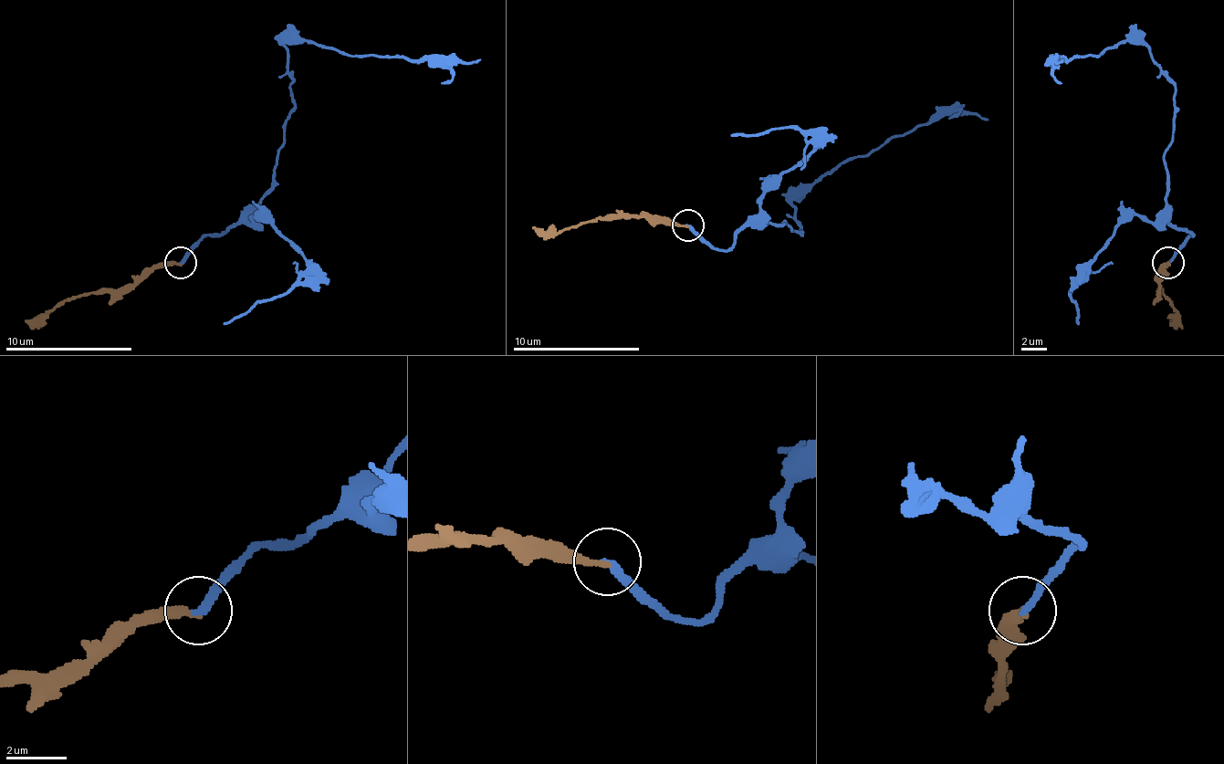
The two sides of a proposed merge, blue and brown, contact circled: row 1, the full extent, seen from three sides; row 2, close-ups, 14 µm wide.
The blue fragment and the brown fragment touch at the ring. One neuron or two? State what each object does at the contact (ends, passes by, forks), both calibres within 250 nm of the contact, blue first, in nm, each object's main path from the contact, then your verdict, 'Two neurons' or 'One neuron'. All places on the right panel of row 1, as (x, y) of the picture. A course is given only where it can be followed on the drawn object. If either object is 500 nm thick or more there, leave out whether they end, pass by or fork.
At the ring blue ends. At the ring brown ends. Thickness 280 nm (blue) against 240 nm. Course of blue: (1168, 263), (1191, 235), (1168, 219), (1168, 73), (1144, 44), (1124, 41), (1064, 60). Course of brown: (1168, 263), (1159, 288), (1172, 305), (1172, 320), (1168, 320). Two neurons

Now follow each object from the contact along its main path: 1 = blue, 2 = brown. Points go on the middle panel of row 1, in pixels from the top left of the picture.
1: (686, 225), (716, 248), (748, 225), (801, 232), (791, 201), (852, 159), (947, 115), (988, 121)
2: (686, 225), (626, 216), (604, 216), (566, 229), (531, 225)

